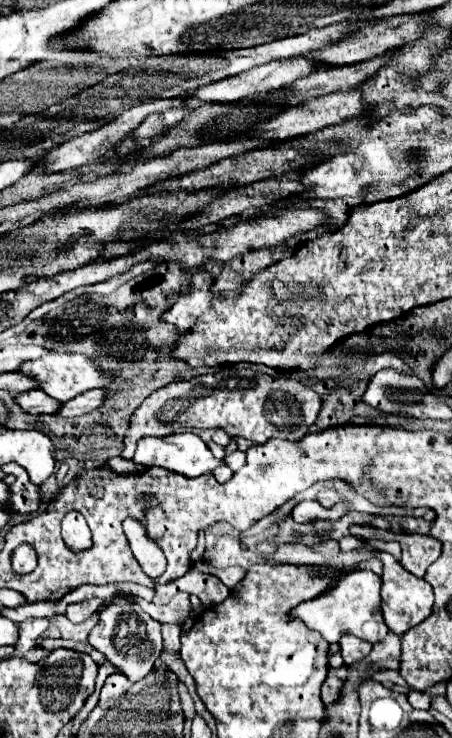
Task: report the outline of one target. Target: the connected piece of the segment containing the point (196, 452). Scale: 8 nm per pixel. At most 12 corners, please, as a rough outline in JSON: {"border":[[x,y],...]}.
{"border":[[196,434],[140,438],[134,458],[184,476],[208,474],[214,458]]}

